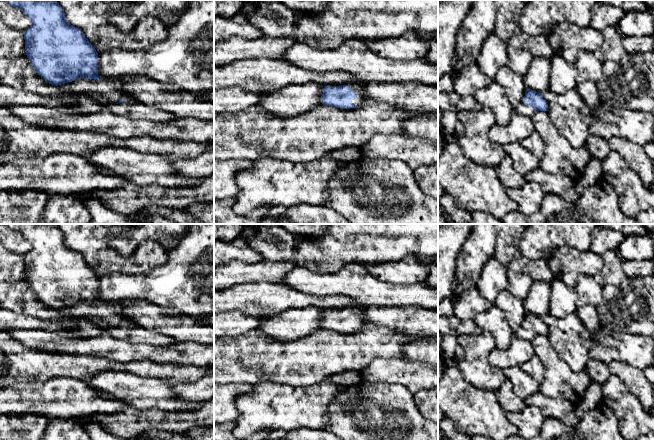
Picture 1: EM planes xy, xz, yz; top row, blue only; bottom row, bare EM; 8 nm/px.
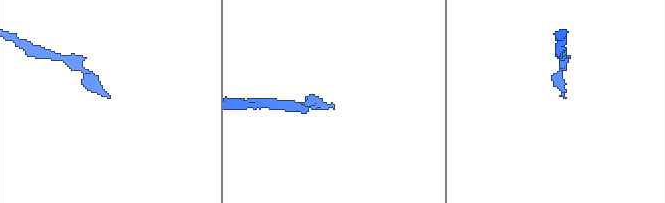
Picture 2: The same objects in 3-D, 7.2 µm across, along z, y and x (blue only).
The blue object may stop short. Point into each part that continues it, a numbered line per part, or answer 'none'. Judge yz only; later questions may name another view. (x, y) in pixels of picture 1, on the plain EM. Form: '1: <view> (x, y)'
1: yz (522, 333)

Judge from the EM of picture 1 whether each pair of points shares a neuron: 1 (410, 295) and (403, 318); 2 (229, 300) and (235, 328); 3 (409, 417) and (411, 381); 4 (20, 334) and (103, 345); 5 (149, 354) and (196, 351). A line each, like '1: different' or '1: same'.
1: different
2: different
3: different
4: same
5: same

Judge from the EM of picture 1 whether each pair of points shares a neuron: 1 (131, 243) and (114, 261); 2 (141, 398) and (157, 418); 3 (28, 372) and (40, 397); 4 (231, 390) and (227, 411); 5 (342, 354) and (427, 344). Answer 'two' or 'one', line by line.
1: two
2: two
3: two
4: one
5: two

